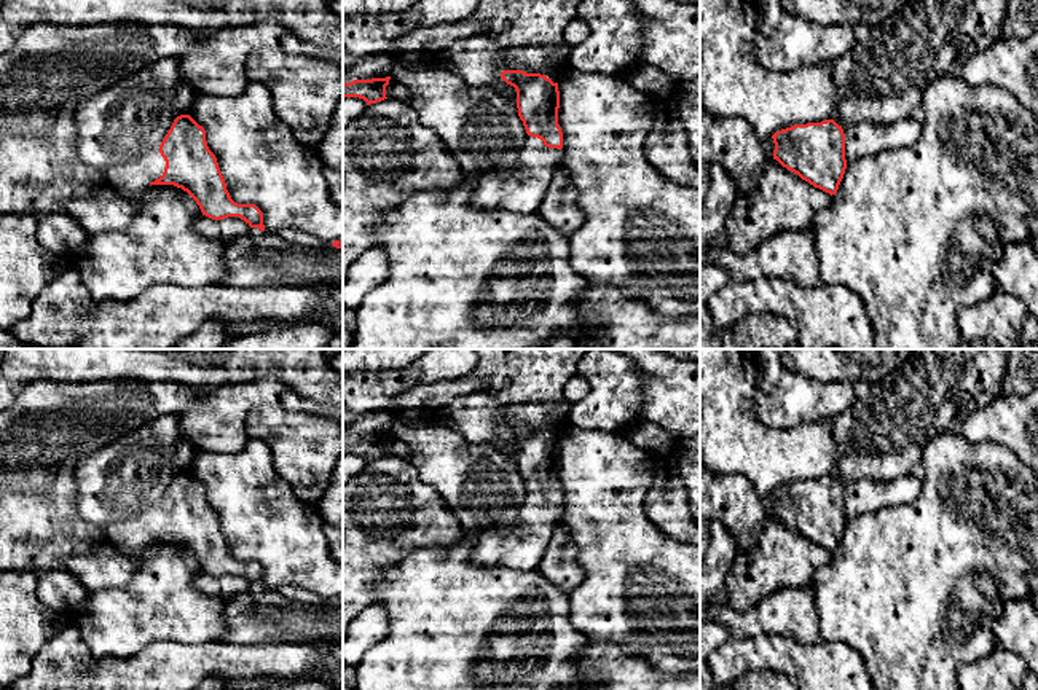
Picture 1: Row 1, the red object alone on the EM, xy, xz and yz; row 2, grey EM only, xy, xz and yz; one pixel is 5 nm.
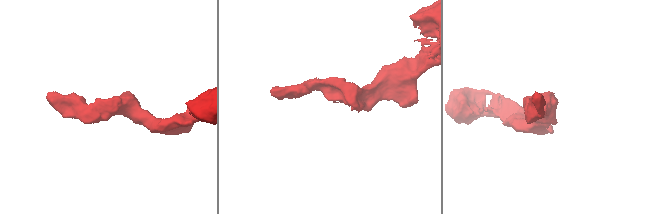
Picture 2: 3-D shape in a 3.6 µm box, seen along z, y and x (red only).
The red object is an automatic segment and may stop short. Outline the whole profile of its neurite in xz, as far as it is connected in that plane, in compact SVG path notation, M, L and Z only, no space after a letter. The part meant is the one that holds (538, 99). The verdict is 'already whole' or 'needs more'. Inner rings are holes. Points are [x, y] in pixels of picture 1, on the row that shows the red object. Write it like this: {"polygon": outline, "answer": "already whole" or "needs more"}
{"polygon": "M504 70L501 78L517 91L517 108L526 139L509 175L494 172L480 175L470 204L482 210L531 214L537 212L561 161L558 83L523 70Z", "answer": "needs more"}

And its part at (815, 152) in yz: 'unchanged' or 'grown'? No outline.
grown

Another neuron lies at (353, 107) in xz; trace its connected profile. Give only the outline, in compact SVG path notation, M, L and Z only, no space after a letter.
M343 97L343 127L359 118L367 108L367 102L359 97Z

